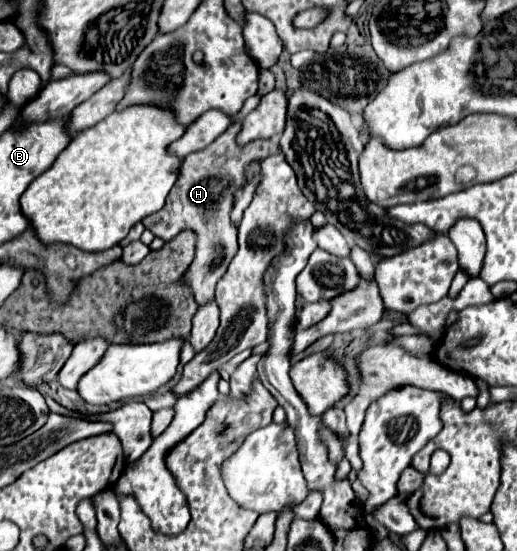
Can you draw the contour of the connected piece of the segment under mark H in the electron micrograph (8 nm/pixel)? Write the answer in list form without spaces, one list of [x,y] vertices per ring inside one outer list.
[[[236,122],[204,150],[188,154],[182,162],[180,176],[174,188],[170,190],[170,196],[166,198],[166,206],[160,212],[150,214],[146,216],[146,220],[142,220],[142,224],[154,236],[166,242],[186,228],[198,234],[196,258],[186,272],[186,280],[192,286],[192,292],[198,304],[204,304],[214,298],[216,282],[224,276],[232,256],[238,252],[238,240],[236,240],[238,230],[230,224],[230,210],[234,206],[234,194],[244,184],[246,166],[254,160],[262,160],[280,150],[278,142],[272,138],[254,140],[246,146],[240,146],[236,144],[236,136],[240,130],[242,130],[242,122]]]

